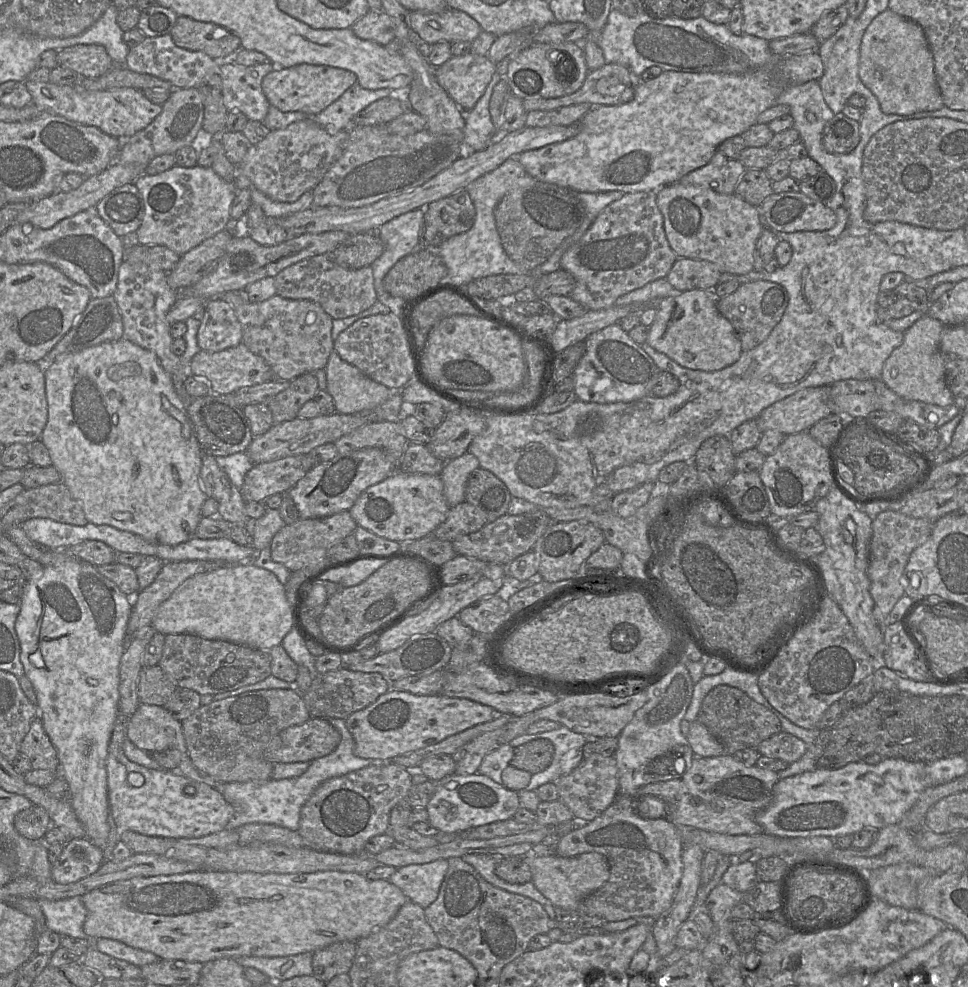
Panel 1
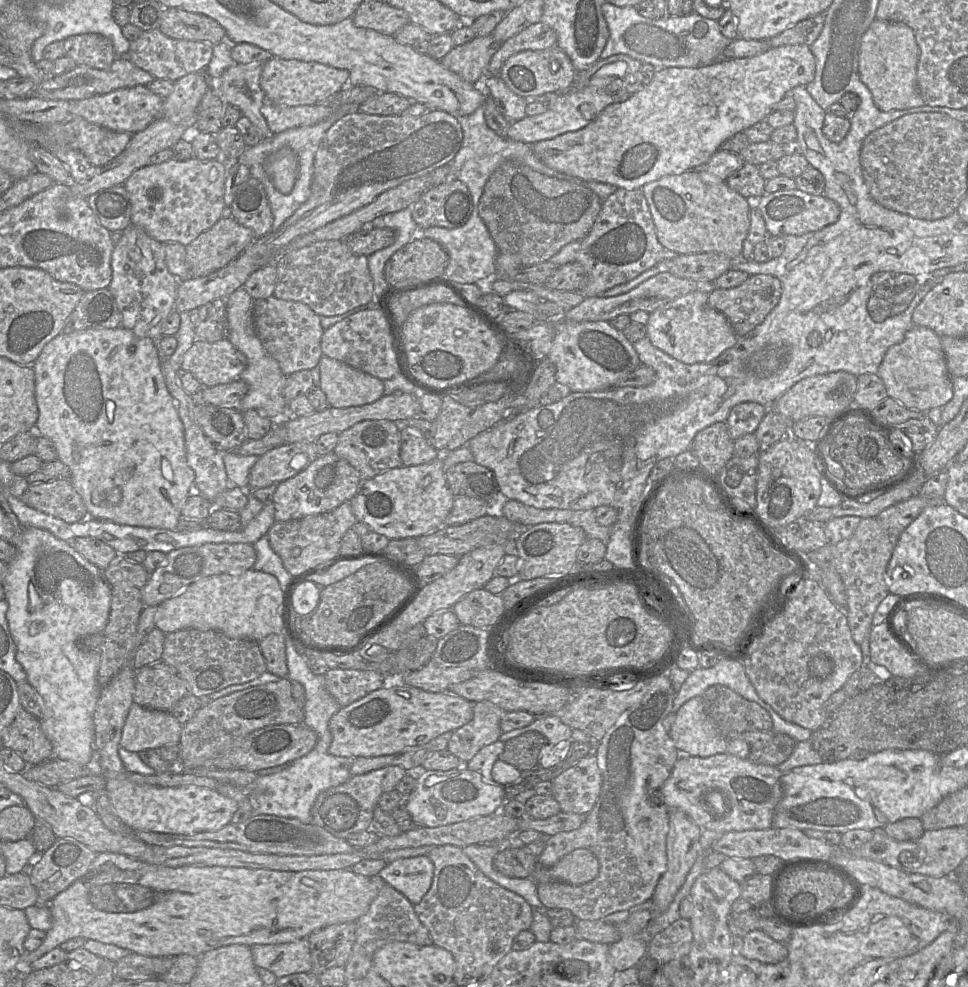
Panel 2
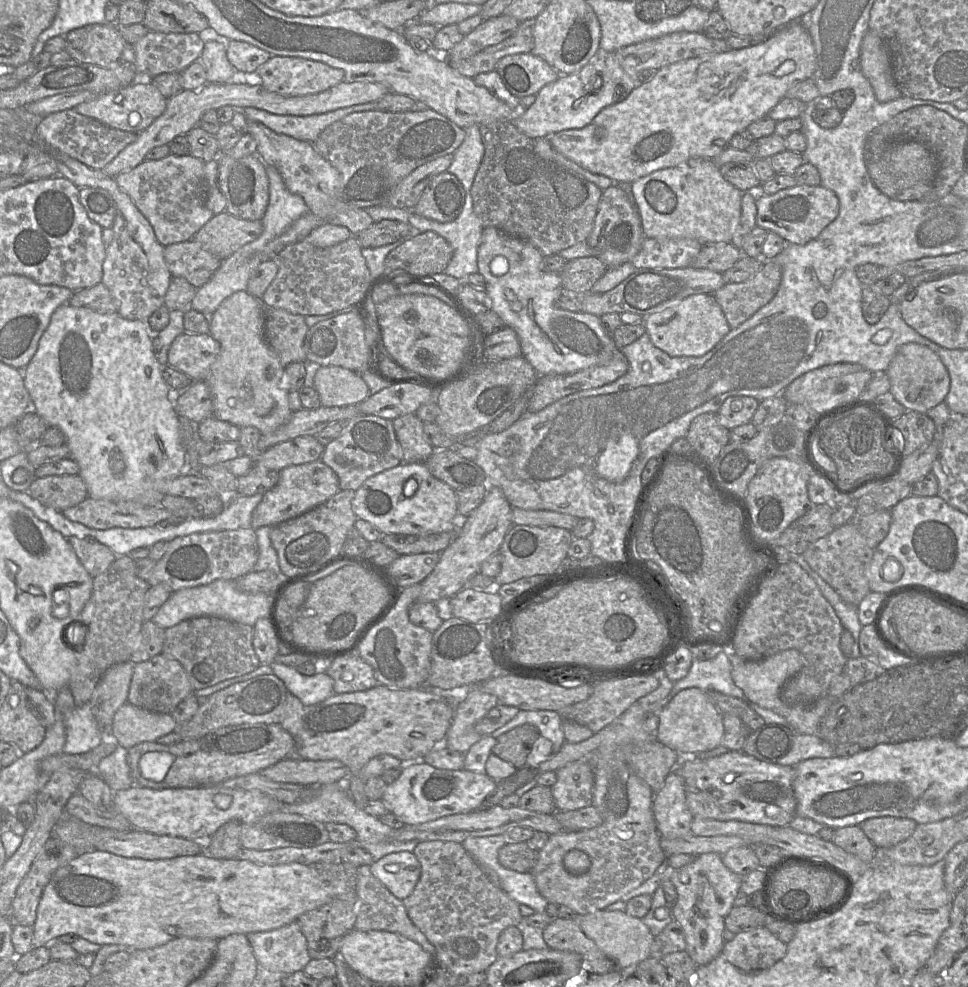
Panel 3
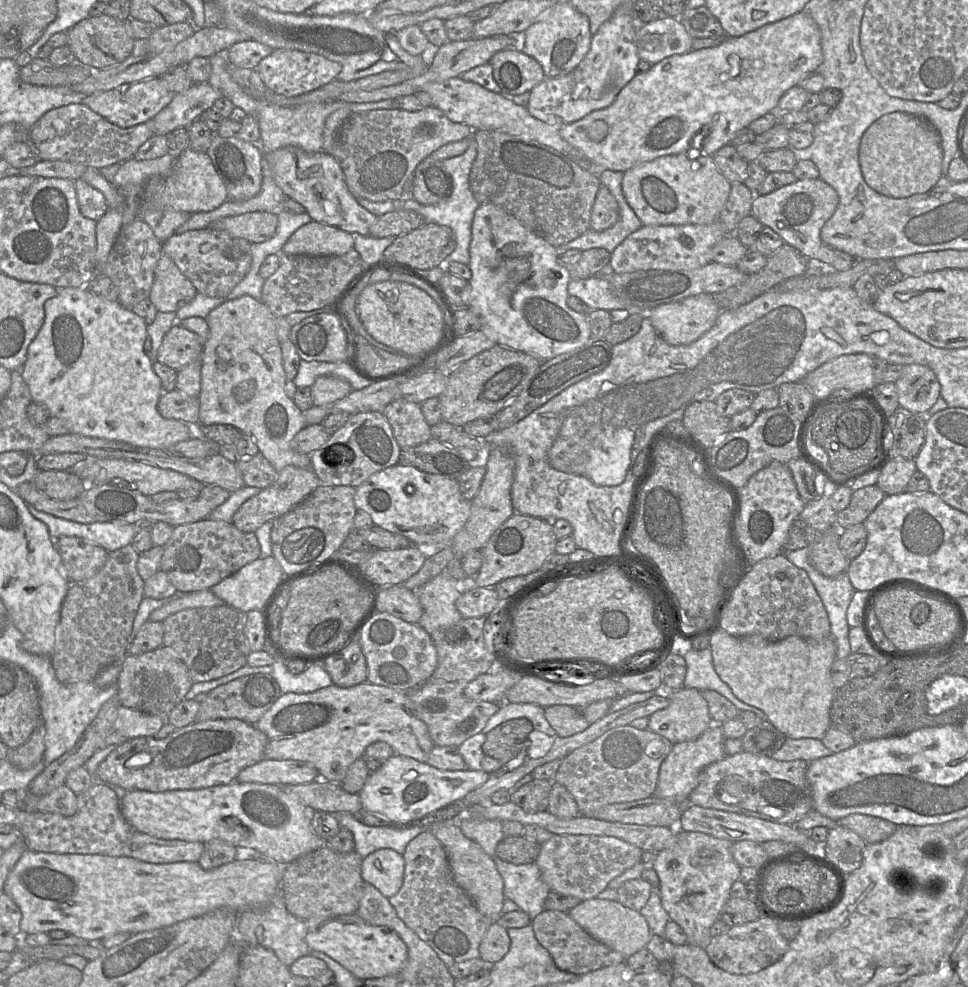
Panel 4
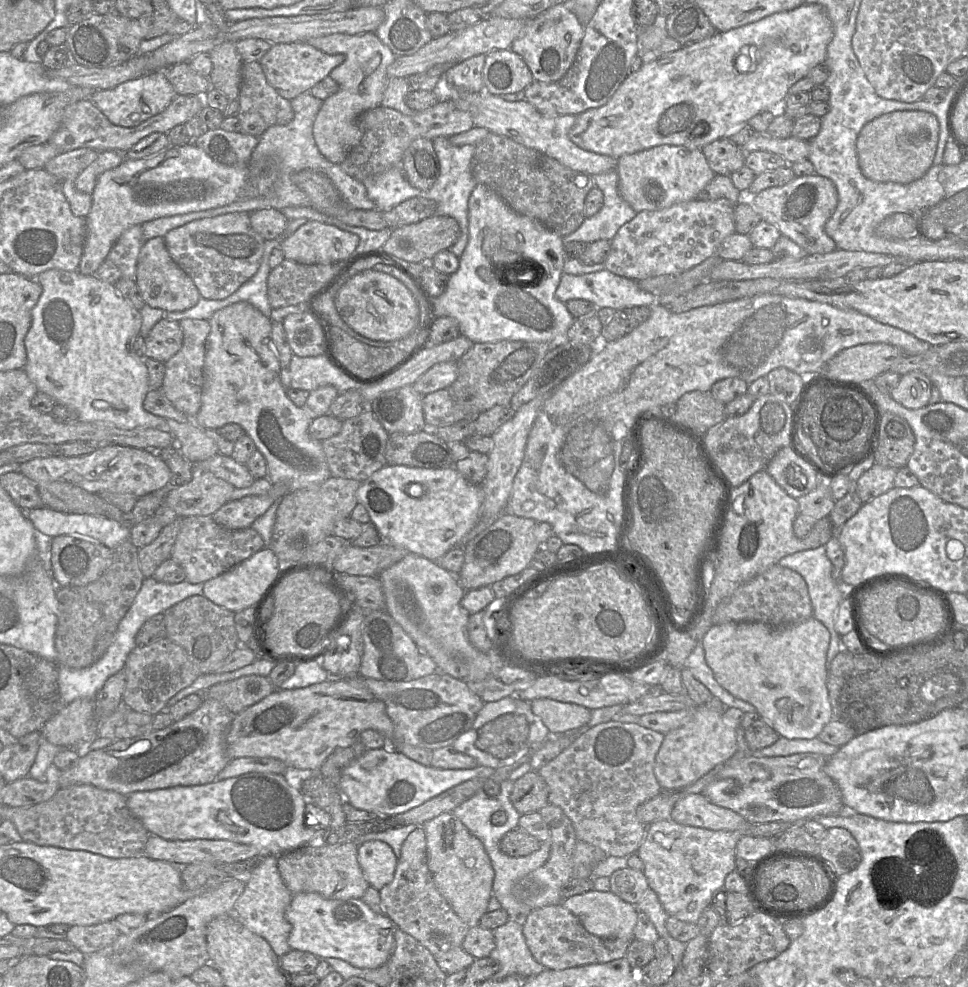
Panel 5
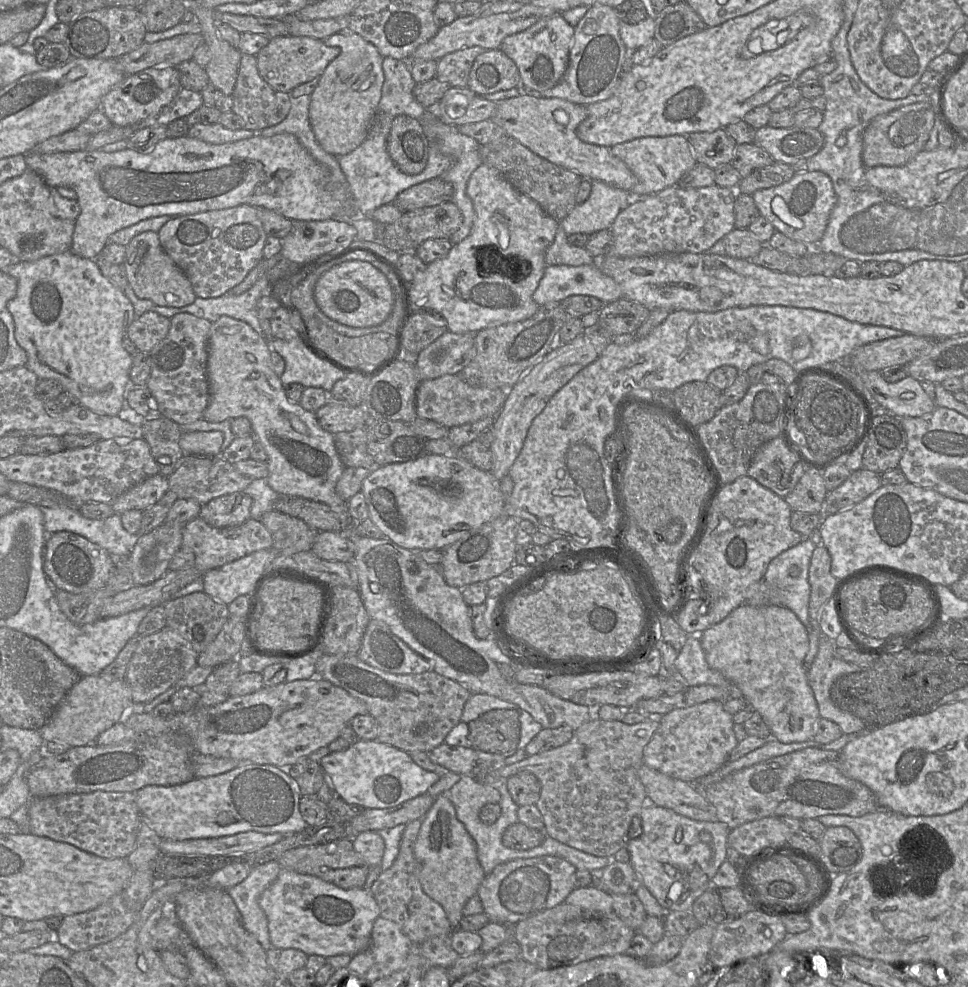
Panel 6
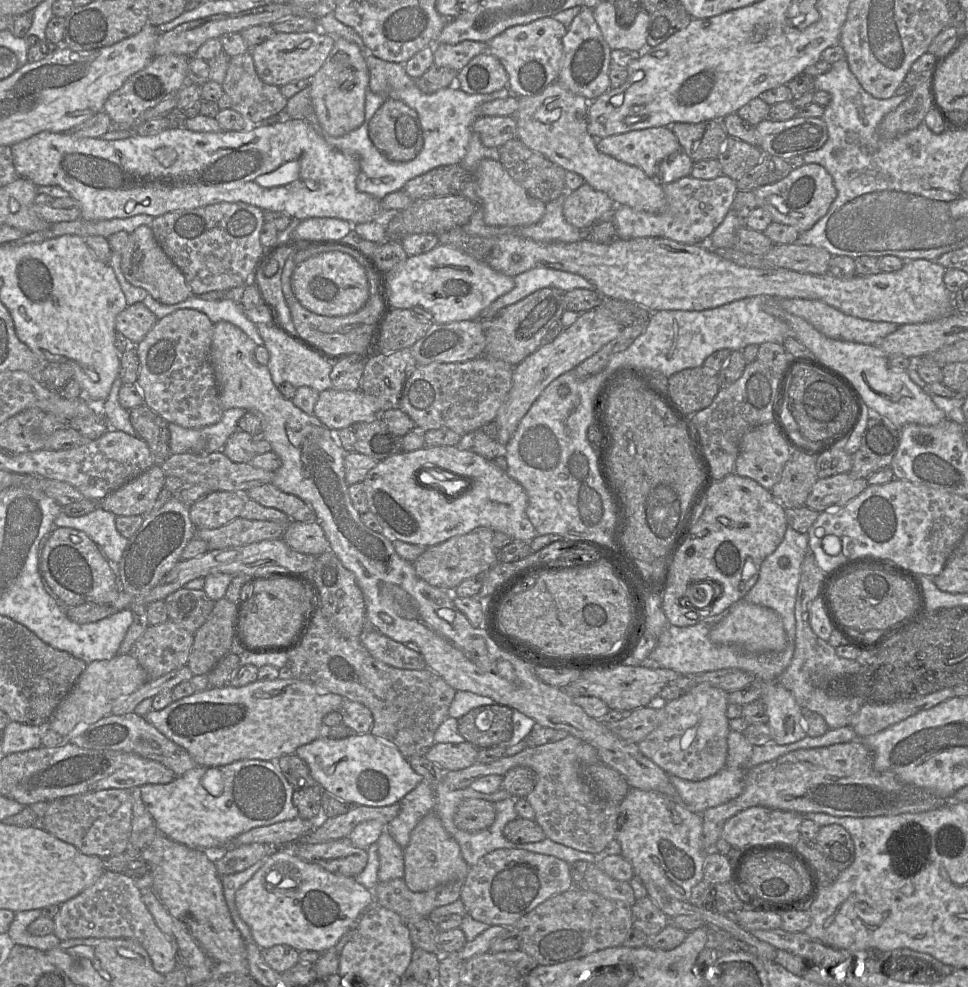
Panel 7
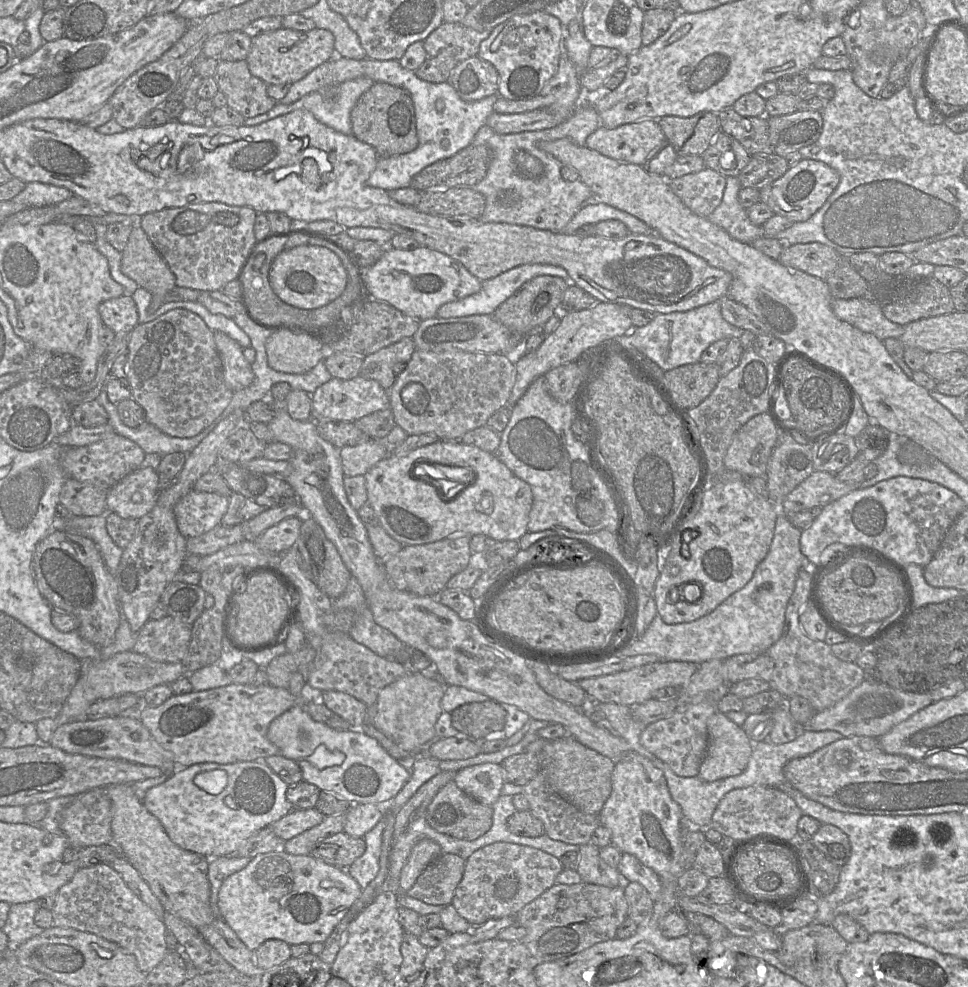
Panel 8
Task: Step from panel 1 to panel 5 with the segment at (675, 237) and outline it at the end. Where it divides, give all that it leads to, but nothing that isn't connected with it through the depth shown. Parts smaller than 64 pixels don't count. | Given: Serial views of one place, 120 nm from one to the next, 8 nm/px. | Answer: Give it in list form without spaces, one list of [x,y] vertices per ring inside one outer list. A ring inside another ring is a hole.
[[[667,144],[621,156],[616,170],[619,193],[636,213],[662,210],[698,199],[716,175],[701,150]]]

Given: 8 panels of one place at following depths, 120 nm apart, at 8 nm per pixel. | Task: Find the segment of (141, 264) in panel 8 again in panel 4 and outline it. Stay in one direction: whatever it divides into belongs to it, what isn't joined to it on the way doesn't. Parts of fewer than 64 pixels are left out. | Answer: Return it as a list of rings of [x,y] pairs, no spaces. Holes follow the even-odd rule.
[[[162,253],[154,273],[150,301],[160,312],[176,312],[197,294],[191,281]]]

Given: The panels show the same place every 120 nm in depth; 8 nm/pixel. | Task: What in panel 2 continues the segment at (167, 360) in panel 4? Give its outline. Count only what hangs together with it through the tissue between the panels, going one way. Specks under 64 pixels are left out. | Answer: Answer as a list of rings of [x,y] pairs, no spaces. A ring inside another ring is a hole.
[[[195,339],[185,352],[180,368],[191,373],[204,387],[240,380],[247,359],[228,339],[206,342]]]

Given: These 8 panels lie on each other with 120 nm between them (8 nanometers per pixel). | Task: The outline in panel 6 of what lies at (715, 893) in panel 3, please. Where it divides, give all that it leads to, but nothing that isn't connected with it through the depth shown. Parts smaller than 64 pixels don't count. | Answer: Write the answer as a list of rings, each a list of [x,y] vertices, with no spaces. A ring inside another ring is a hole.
[[[655,804],[643,807],[640,818],[641,835],[628,839],[626,844],[630,854],[630,863],[637,873],[640,883],[649,890],[666,911],[691,910],[694,900],[712,887],[714,875],[727,858],[727,838],[731,829],[726,823],[720,821],[693,820]]]

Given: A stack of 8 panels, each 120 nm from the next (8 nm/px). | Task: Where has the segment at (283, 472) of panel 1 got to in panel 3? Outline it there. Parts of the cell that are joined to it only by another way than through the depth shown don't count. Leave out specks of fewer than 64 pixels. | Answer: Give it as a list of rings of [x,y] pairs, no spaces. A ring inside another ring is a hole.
[[[299,436],[281,442],[259,455],[255,467],[281,471],[285,467],[321,459],[324,447],[315,436]]]

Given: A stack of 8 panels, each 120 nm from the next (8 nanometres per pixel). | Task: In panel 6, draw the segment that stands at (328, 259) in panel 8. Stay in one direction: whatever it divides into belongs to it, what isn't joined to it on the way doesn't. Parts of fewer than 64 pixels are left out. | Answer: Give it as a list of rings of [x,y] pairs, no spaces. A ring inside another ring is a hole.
[[[363,260],[343,261],[317,280],[314,297],[321,311],[329,318],[351,327],[365,328],[383,323],[391,314],[395,298],[387,276]]]

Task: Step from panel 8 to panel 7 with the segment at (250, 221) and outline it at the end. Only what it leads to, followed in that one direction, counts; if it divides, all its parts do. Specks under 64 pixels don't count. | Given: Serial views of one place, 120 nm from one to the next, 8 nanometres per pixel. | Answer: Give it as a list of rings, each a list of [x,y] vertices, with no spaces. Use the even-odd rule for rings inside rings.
[[[220,202],[167,212],[155,217],[150,228],[164,252],[184,274],[192,295],[200,295],[214,290],[229,290],[245,286],[250,282],[267,251],[260,242],[260,232],[264,222],[264,211],[255,205],[243,202]]]

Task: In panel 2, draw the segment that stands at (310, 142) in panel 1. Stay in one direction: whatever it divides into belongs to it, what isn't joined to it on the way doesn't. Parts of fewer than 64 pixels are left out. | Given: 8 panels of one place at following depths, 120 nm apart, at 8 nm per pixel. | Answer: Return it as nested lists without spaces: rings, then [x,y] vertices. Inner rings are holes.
[[[281,148],[268,156],[265,170],[275,188],[289,194],[299,173],[298,157],[290,148]]]

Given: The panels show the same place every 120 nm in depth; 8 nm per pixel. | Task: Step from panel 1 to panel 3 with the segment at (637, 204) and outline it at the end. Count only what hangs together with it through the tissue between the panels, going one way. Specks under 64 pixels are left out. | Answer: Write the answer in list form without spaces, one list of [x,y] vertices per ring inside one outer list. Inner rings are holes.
[[[614,184],[603,190],[593,229],[586,240],[588,245],[595,251],[596,257],[607,268],[620,266],[632,260],[639,252],[645,238],[635,202],[634,204],[630,202],[623,188]]]

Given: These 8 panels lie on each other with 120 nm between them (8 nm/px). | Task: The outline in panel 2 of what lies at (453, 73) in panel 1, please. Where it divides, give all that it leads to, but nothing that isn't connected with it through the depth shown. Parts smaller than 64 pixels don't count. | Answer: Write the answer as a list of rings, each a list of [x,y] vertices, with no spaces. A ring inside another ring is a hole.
[[[492,35],[475,37],[466,44],[454,46],[440,62],[446,69],[474,84],[486,73],[492,56],[501,45]]]

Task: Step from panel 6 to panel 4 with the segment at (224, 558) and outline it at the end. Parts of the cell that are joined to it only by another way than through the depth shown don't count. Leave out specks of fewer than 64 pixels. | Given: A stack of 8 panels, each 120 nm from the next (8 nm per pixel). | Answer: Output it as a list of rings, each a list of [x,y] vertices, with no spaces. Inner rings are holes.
[[[203,519],[175,526],[164,545],[160,570],[167,573],[179,592],[210,589],[224,578],[260,557],[261,547],[253,532],[242,532],[232,523]]]

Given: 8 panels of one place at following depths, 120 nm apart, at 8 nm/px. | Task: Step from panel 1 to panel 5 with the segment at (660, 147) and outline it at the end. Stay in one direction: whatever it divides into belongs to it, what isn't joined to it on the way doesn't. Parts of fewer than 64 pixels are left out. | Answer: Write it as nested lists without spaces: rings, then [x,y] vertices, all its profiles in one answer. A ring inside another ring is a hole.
[[[803,3],[793,10],[778,12],[757,22],[727,32],[717,32],[707,39],[683,45],[677,51],[663,54],[655,60],[643,64],[638,71],[630,73],[605,105],[589,109],[576,116],[576,121],[569,131],[569,138],[574,144],[586,151],[607,155],[615,159],[626,154],[633,154],[664,144],[696,149],[699,146],[706,146],[717,139],[729,138],[730,133],[734,129],[747,124],[753,116],[766,110],[780,110],[788,95],[789,88],[800,79],[806,77],[814,66],[825,61],[827,47],[832,37],[833,26],[825,9],[817,4]],[[701,122],[708,124],[705,132],[699,136],[692,136],[692,131]]]

